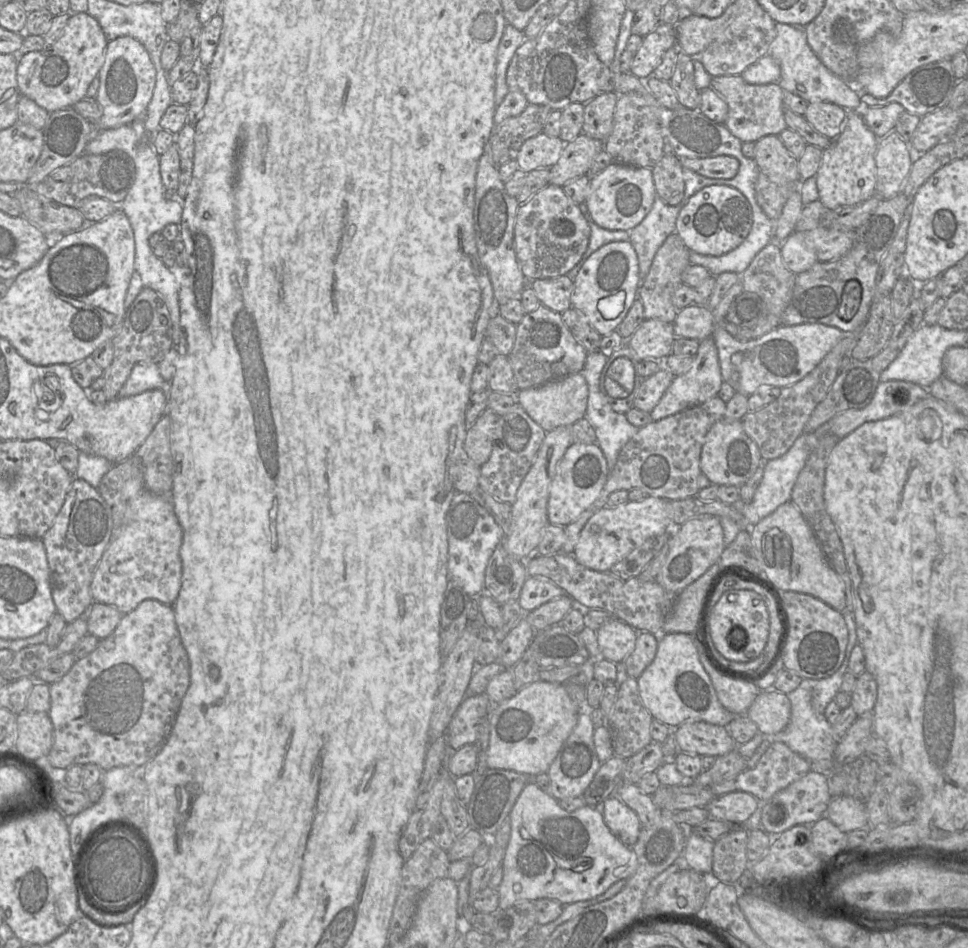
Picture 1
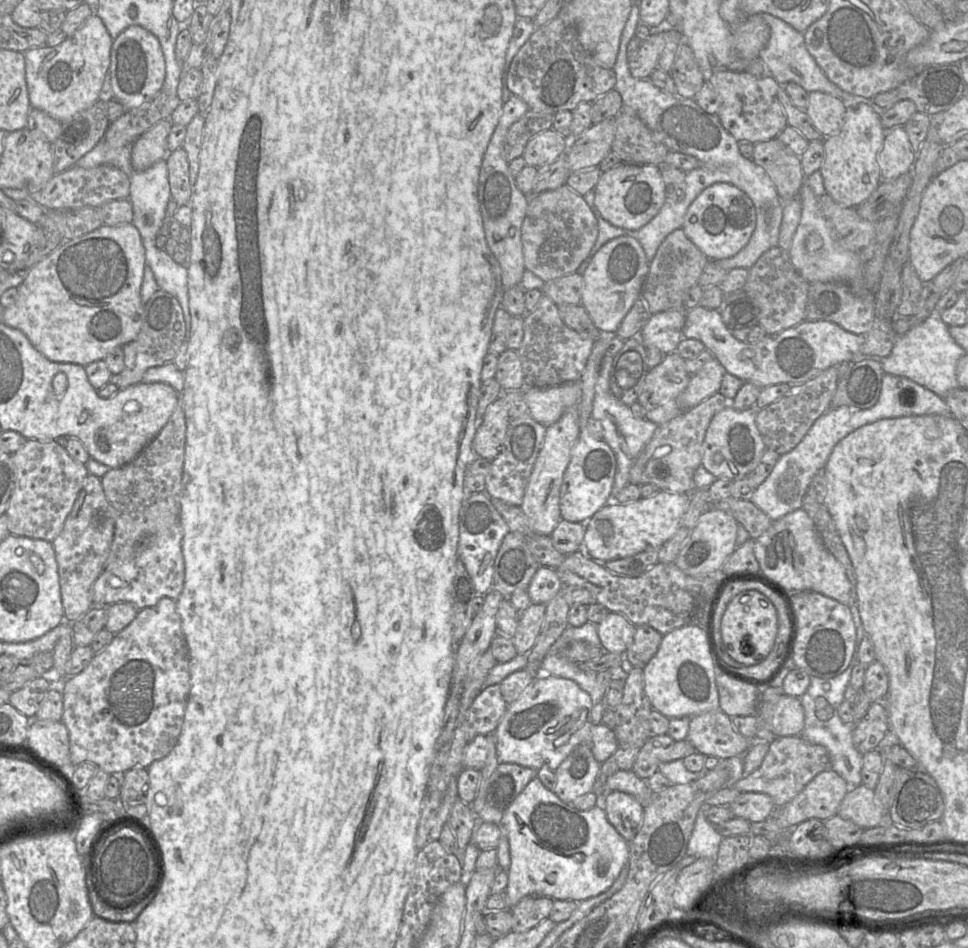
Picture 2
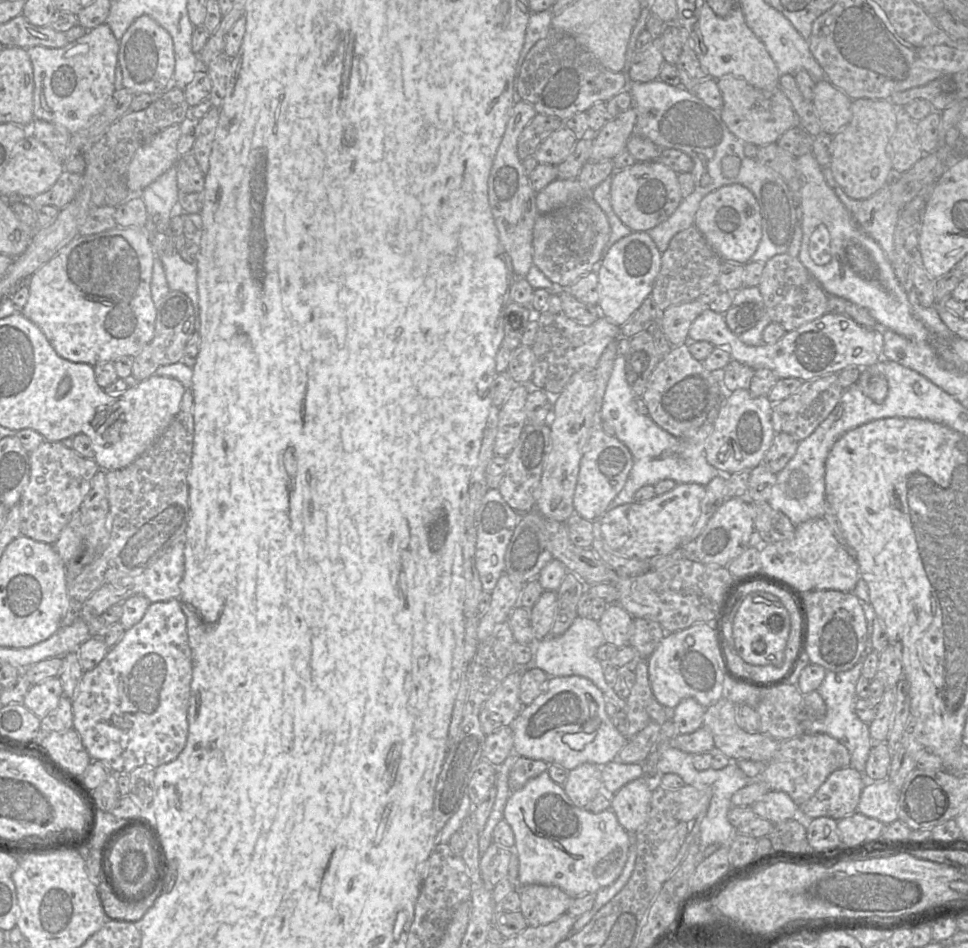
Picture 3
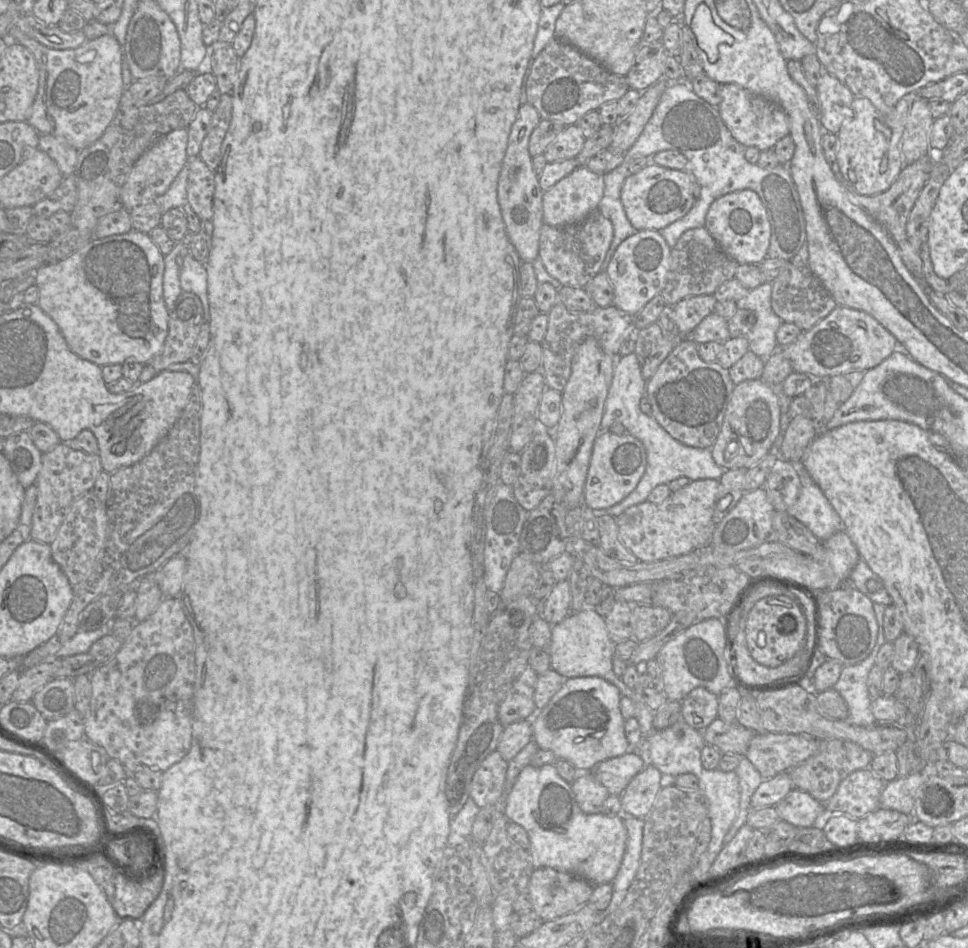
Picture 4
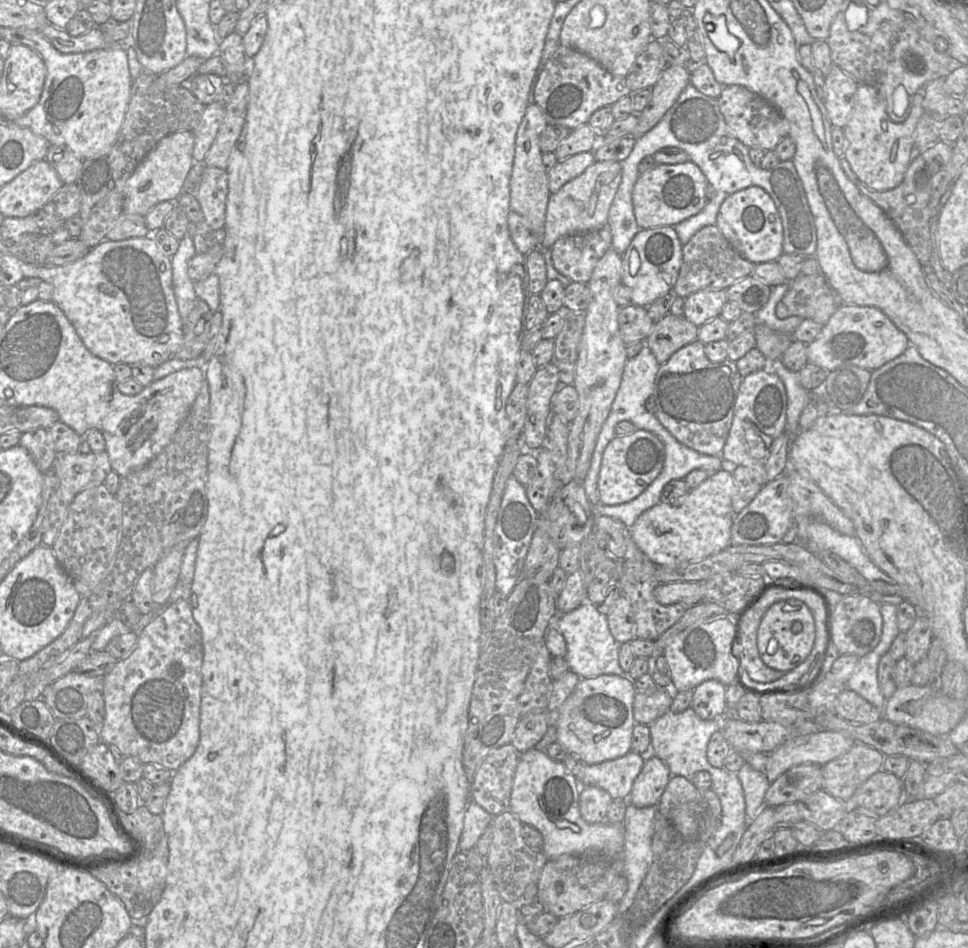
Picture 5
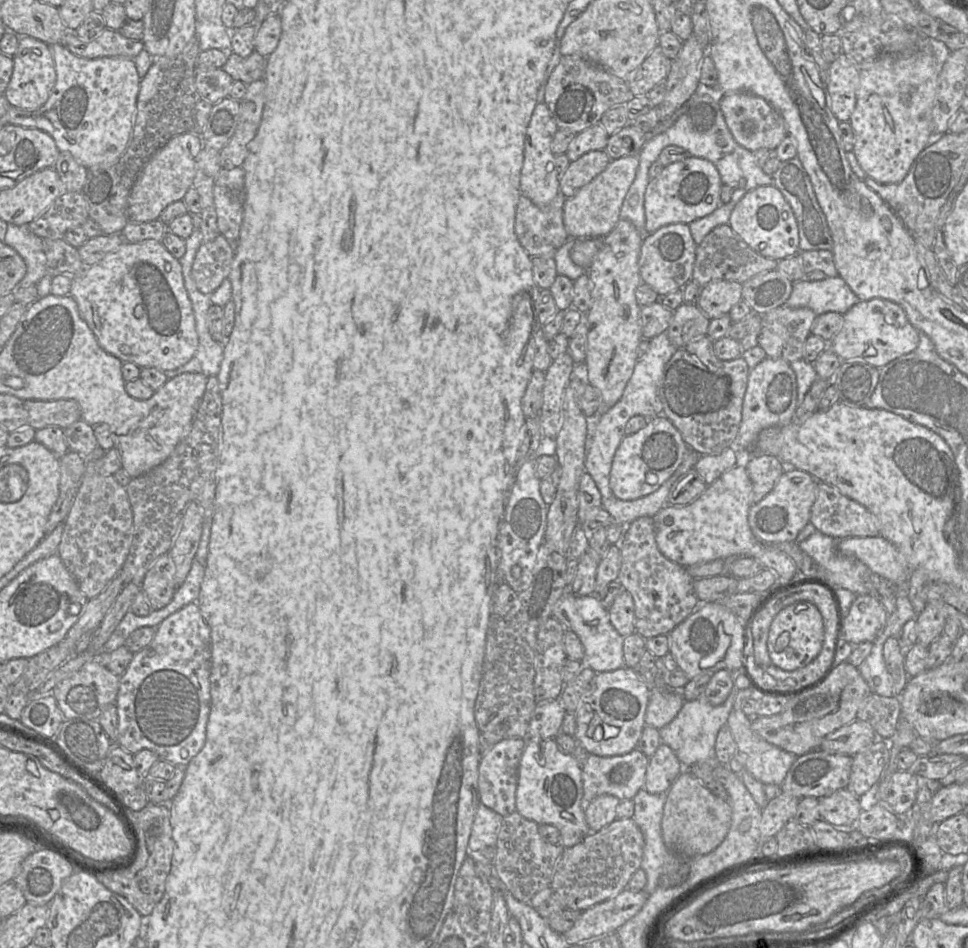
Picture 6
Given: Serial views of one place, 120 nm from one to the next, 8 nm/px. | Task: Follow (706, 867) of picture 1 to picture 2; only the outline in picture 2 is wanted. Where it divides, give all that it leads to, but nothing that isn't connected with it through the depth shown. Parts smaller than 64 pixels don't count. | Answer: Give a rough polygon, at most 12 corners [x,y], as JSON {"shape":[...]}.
{"shape":[[701,810],[686,854],[716,861],[723,839]]}

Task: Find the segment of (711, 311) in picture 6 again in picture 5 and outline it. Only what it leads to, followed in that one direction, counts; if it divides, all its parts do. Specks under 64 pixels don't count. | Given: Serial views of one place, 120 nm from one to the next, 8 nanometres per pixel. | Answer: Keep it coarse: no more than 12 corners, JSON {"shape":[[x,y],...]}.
{"shape":[[725,290],[685,298],[683,316],[700,327],[719,316]]}

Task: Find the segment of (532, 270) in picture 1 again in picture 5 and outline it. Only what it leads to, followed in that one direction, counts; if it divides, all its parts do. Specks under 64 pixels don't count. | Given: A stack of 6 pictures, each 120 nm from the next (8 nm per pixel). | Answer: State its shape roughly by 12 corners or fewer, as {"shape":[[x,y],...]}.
{"shape":[[608,224],[563,236],[553,266],[587,284],[611,243]]}

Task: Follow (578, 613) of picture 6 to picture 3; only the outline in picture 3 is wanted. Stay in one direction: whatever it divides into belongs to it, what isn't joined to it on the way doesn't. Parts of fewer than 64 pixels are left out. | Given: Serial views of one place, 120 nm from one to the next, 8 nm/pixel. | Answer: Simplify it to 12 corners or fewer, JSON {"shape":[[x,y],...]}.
{"shape":[[576,617],[559,636],[533,645],[548,676],[583,676],[607,702],[626,701],[604,678],[596,657],[605,644],[599,623]]}

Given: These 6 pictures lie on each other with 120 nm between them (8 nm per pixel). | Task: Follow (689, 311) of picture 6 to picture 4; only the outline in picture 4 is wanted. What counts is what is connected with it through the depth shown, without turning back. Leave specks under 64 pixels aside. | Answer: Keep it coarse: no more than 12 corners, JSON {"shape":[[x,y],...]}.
{"shape":[[657,322],[635,333],[634,353],[647,382],[683,338]]}

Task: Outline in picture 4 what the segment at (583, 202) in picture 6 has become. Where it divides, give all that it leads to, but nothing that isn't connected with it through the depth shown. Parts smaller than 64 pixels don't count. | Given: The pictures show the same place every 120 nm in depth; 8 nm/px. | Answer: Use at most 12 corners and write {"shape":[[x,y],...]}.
{"shape":[[579,166],[543,193],[543,223],[598,211],[603,175]]}

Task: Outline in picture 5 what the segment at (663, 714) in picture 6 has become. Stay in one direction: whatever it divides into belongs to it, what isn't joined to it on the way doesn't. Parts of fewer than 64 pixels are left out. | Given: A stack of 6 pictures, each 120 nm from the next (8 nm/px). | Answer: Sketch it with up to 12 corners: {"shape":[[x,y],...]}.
{"shape":[[670,688],[637,692],[633,702],[636,723],[651,724],[669,711]]}

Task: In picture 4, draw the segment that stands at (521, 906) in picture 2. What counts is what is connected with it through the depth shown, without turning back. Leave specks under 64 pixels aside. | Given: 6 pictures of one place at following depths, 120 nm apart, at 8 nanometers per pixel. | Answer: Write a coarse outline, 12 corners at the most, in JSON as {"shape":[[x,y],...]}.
{"shape":[[551,867],[533,870],[533,910],[545,921],[586,904],[594,885]]}

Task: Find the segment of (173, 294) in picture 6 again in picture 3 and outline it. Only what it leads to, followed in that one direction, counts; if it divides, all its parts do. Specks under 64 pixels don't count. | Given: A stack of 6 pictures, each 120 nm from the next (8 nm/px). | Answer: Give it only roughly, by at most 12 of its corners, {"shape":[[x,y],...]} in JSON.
{"shape":[[141,228],[77,236],[20,312],[94,367],[154,335]]}

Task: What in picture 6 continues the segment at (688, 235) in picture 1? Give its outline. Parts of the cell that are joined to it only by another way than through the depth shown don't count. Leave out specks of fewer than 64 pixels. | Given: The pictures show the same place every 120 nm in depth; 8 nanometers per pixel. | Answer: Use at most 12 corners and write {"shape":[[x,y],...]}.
{"shape":[[773,186],[747,192],[728,225],[776,261],[799,252],[790,205]]}

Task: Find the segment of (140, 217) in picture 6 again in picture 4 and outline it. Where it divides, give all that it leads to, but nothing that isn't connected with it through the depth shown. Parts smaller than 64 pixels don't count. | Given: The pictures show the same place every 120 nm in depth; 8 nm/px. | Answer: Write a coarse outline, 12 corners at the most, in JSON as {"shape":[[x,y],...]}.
{"shape":[[187,128],[152,144],[121,190],[129,211],[164,194],[188,162]]}

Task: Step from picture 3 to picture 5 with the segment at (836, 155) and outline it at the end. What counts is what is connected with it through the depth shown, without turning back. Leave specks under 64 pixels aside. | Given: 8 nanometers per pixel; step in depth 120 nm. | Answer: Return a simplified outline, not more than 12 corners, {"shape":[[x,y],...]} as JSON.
{"shape":[[859,84],[844,156],[873,190],[898,186],[916,154],[924,87],[891,120]]}

